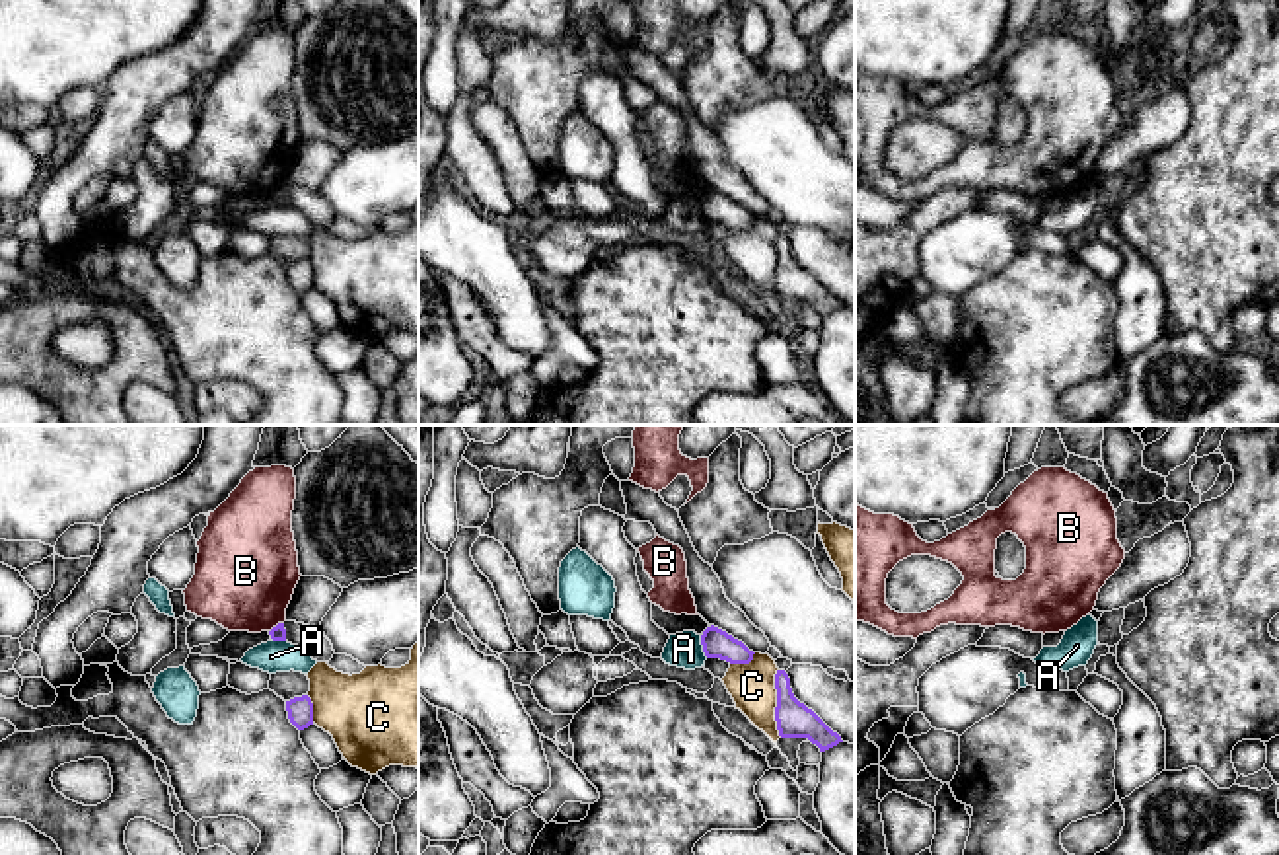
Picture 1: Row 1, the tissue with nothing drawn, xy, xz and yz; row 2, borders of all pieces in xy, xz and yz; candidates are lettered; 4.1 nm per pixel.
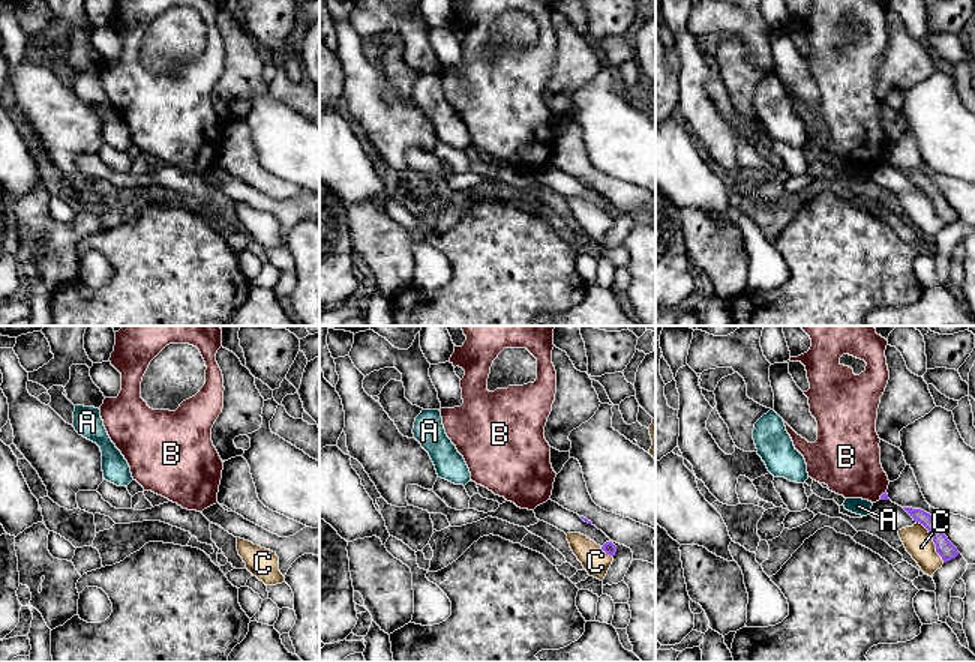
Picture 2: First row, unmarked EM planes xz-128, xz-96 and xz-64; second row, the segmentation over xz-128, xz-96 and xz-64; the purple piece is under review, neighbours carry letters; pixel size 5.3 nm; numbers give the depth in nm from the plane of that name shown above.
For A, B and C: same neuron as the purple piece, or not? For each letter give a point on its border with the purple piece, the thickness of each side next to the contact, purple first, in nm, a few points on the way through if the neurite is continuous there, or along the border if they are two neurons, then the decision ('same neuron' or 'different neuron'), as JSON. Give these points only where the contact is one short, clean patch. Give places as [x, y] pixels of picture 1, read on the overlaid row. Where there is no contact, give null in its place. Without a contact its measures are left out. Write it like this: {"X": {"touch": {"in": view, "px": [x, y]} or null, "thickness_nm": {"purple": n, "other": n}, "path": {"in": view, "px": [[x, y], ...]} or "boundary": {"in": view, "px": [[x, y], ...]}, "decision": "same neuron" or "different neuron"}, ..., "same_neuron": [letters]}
{"A": {"touch": {"in": "xz", "px": [703, 647]}, "thickness_nm": {"purple": 120, "other": 140}, "boundary": {"in": "xz", "px": [[699, 635], [707, 657]]}, "decision": "different neuron"}, "B": {"touch": {"in": "xy", "px": [277, 626]}, "thickness_nm": {"purple": 60, "other": 420}, "boundary": {"in": "xy", "px": [[283, 622], [269, 631]]}, "decision": "different neuron"}, "C": {"touch": {"in": "xz", "px": [777, 704]}, "thickness_nm": {"purple": 150, "other": 190}, "decision": "different neuron"}, "same_neuron": []}

